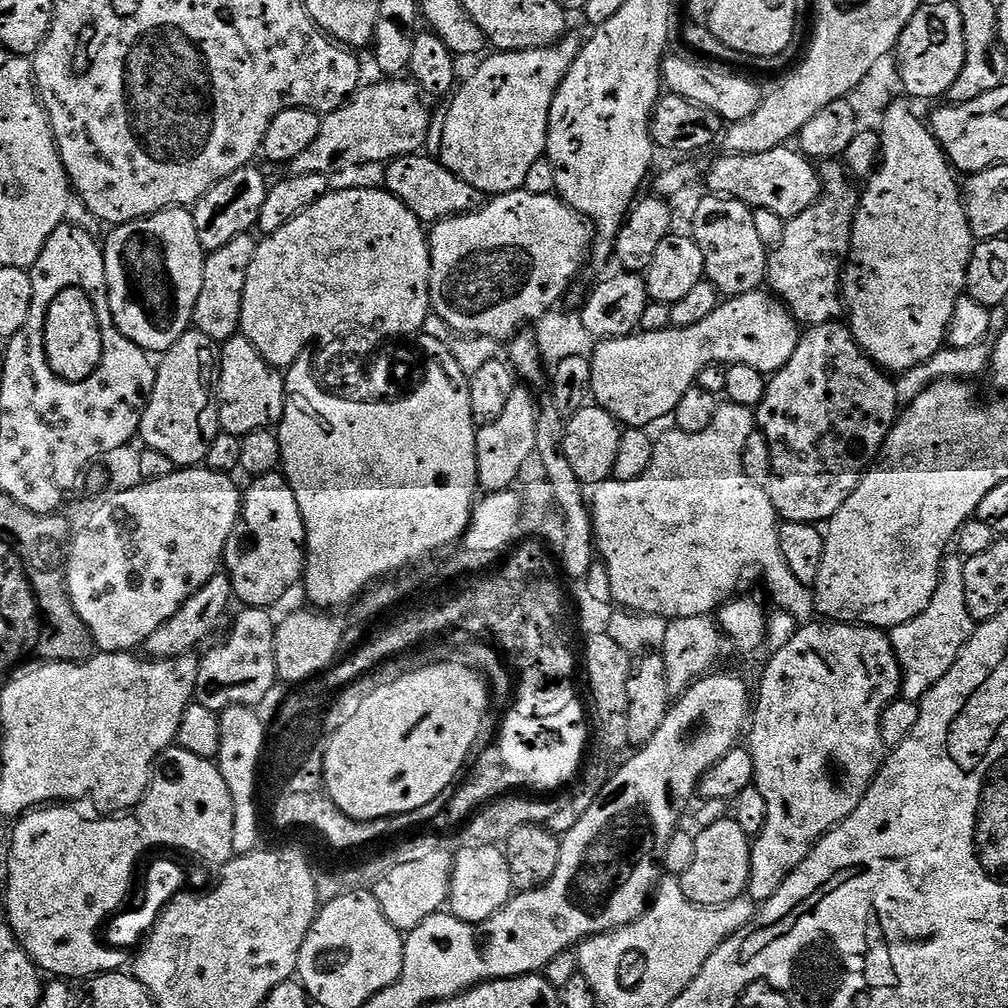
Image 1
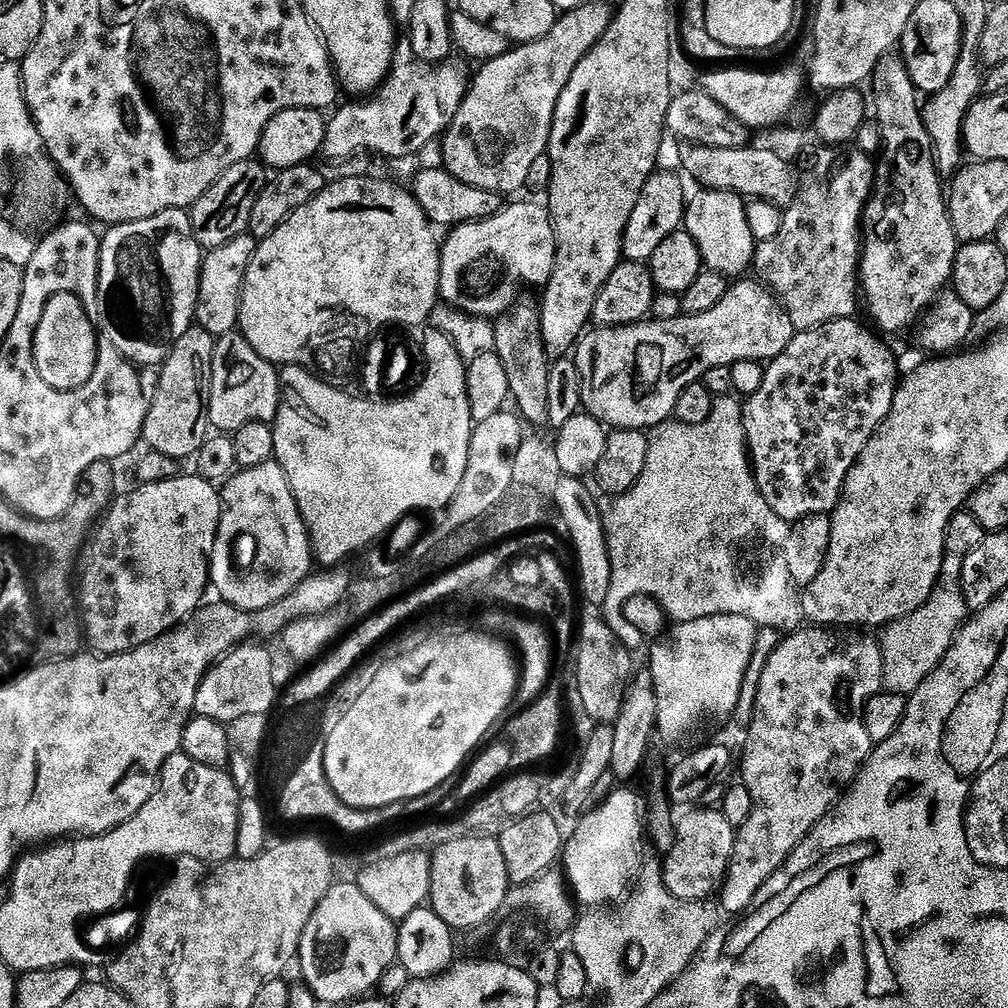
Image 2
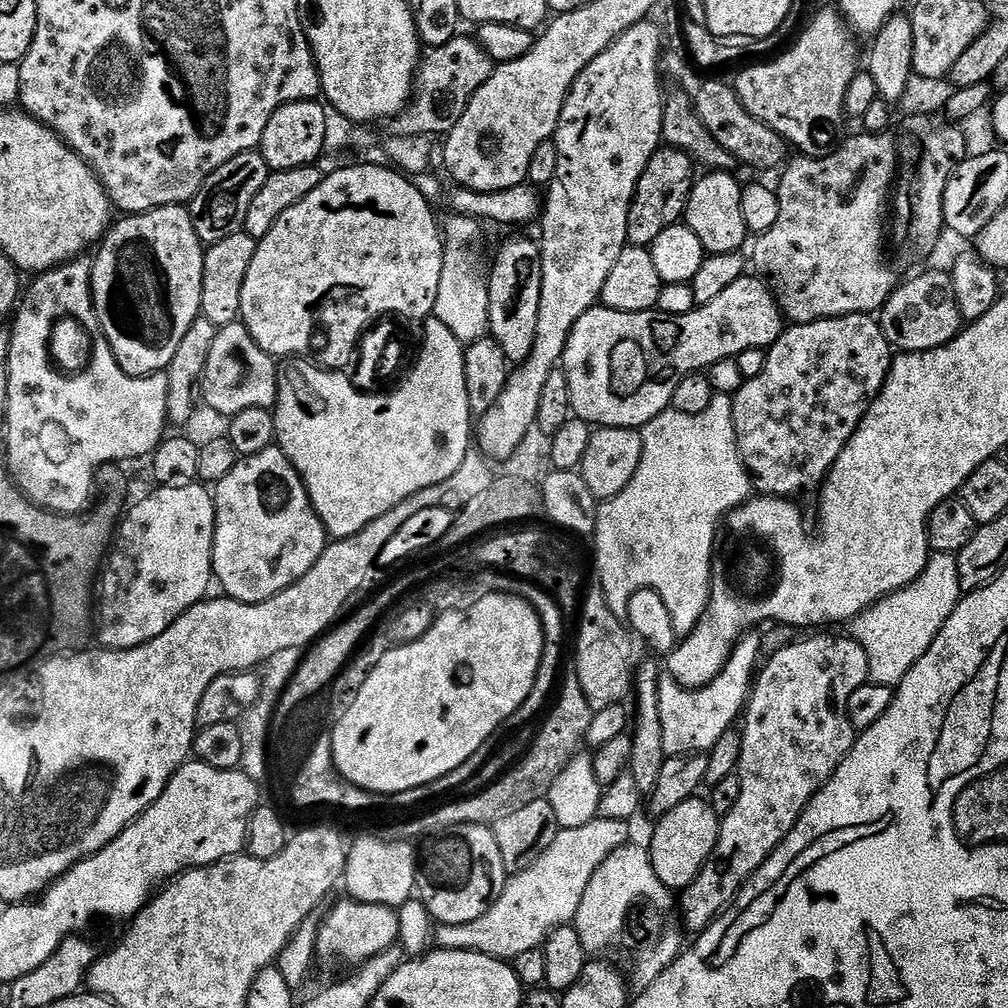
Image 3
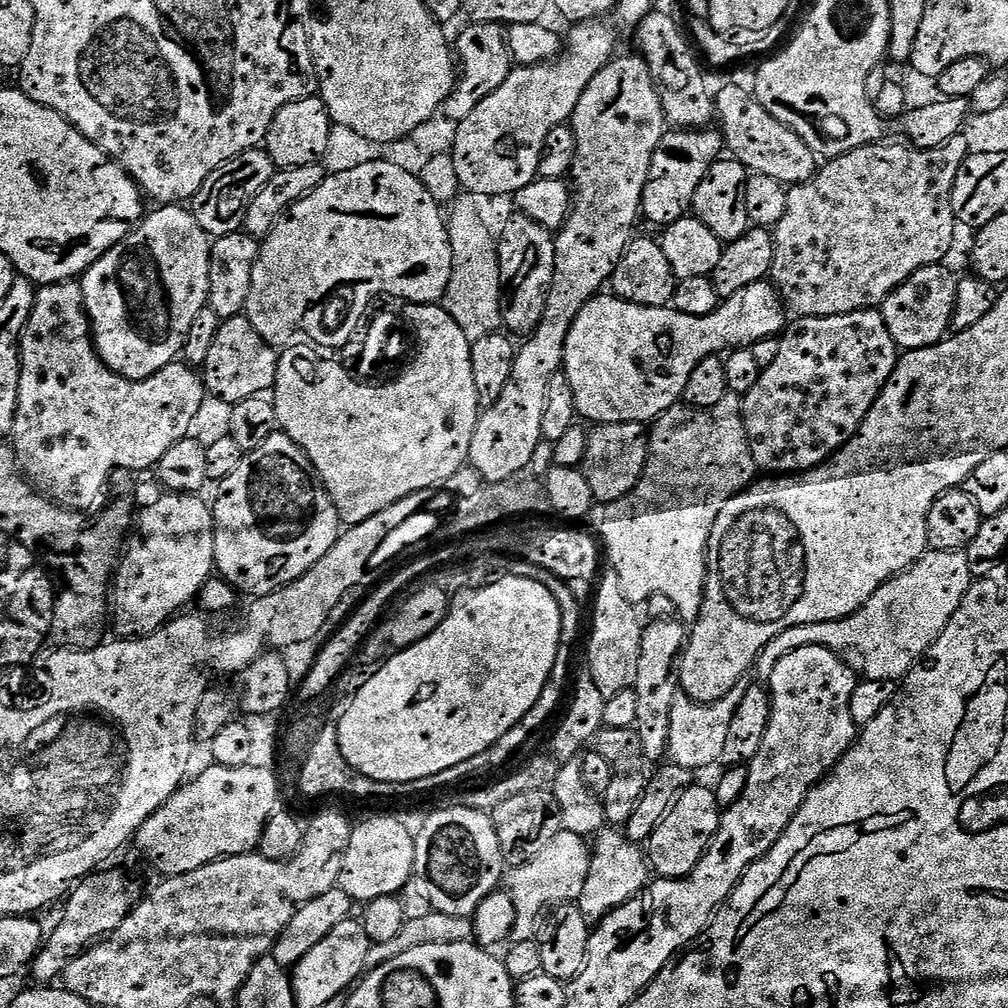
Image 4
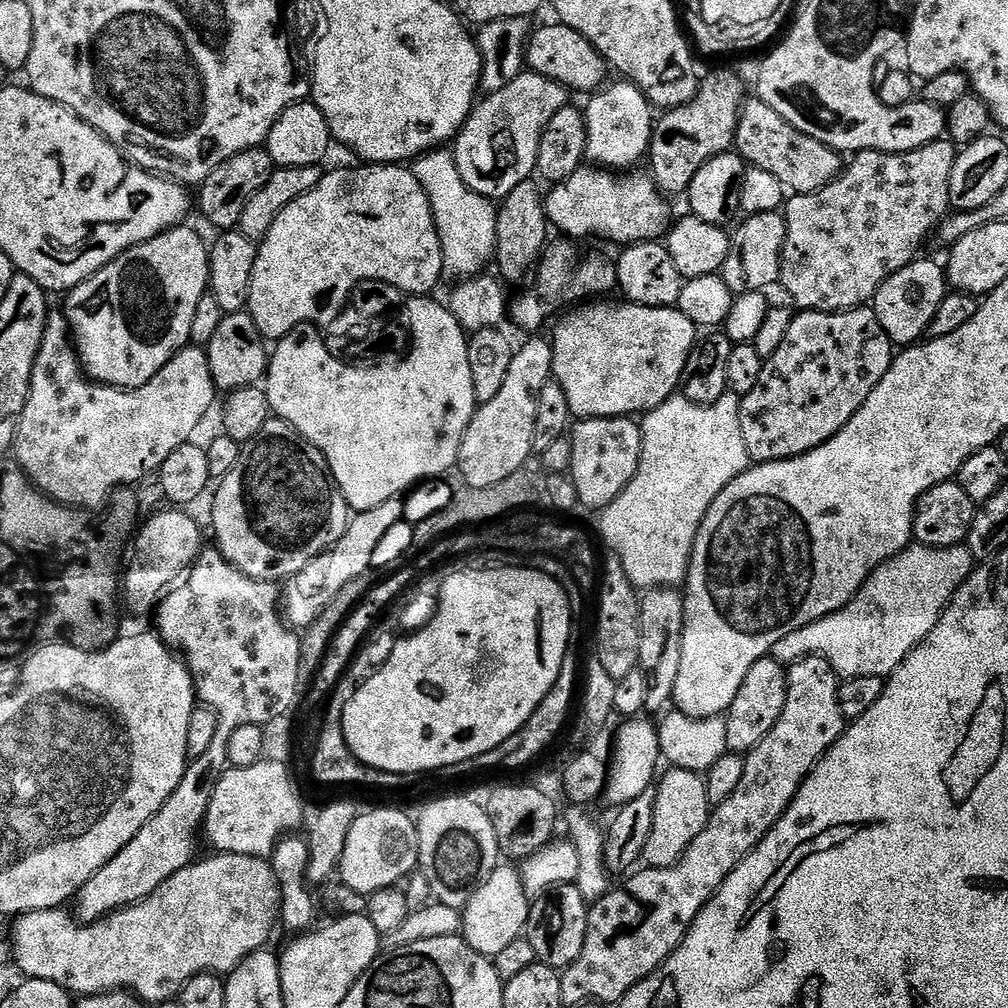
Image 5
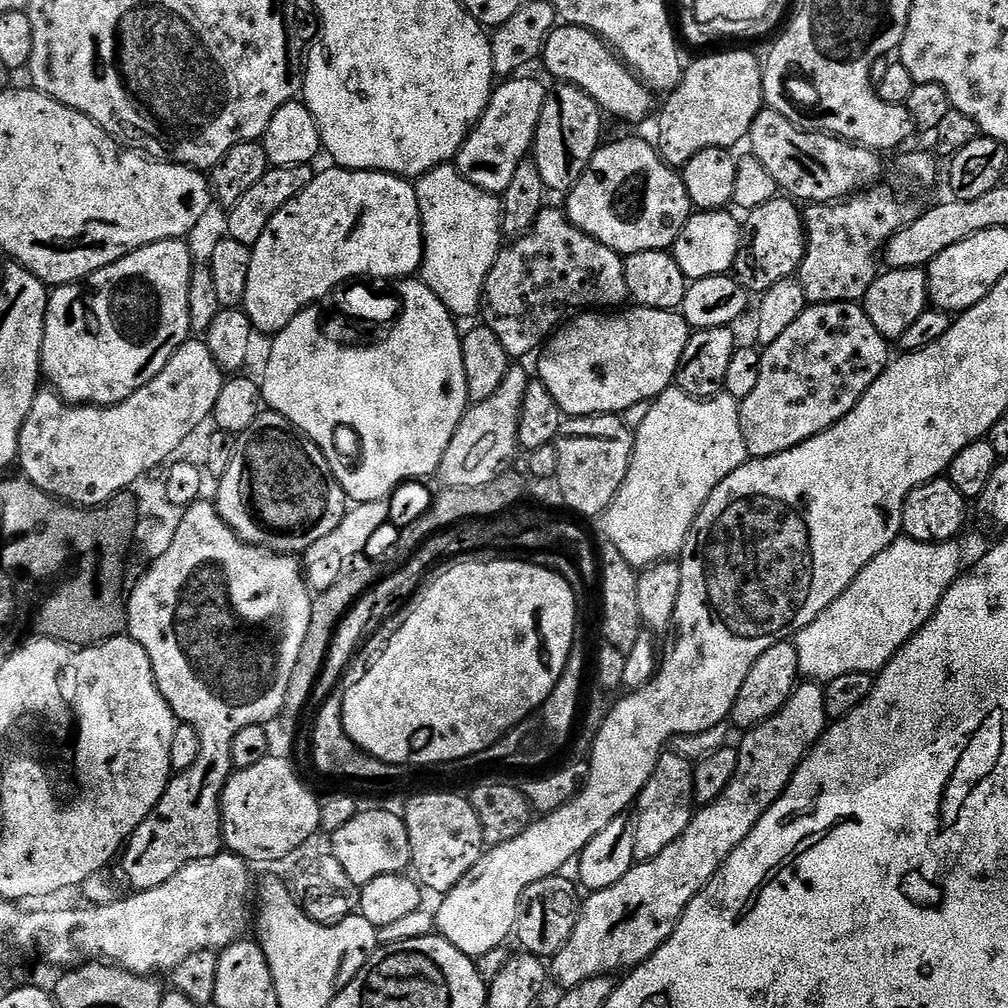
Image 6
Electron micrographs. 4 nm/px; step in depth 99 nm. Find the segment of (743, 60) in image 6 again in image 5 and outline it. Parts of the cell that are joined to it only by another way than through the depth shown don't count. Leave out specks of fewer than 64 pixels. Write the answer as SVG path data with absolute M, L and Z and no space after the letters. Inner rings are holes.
M708 76L699 81L696 96L690 104L665 111L664 116L655 121L651 144L648 147L646 160L652 163L650 175L656 181L661 192L669 197L687 193L694 174L712 156L729 151L737 143L738 129L742 119L742 100L740 104L740 84L732 76Z

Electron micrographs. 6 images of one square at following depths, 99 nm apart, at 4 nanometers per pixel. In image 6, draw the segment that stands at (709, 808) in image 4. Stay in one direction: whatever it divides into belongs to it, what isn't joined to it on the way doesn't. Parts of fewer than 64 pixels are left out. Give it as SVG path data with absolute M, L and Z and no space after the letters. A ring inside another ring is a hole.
M668 750L656 763L656 773L638 797L640 813L634 816L636 825L636 855L641 861L652 860L673 844L694 817L694 768L690 760L675 750Z

